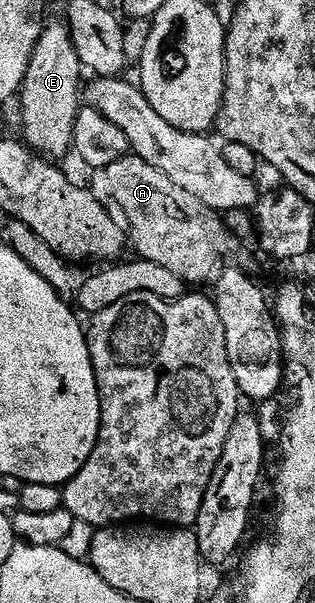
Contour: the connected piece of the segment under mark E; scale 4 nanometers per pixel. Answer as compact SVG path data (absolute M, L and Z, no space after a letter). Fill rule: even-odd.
M59 22L41 27L20 91L21 141L35 154L47 160L59 160L58 158L64 157L66 153L71 153L74 144L74 121L80 109L80 83L83 81L82 74L84 75L82 61L80 56L76 56L76 48L70 40L70 31Z

